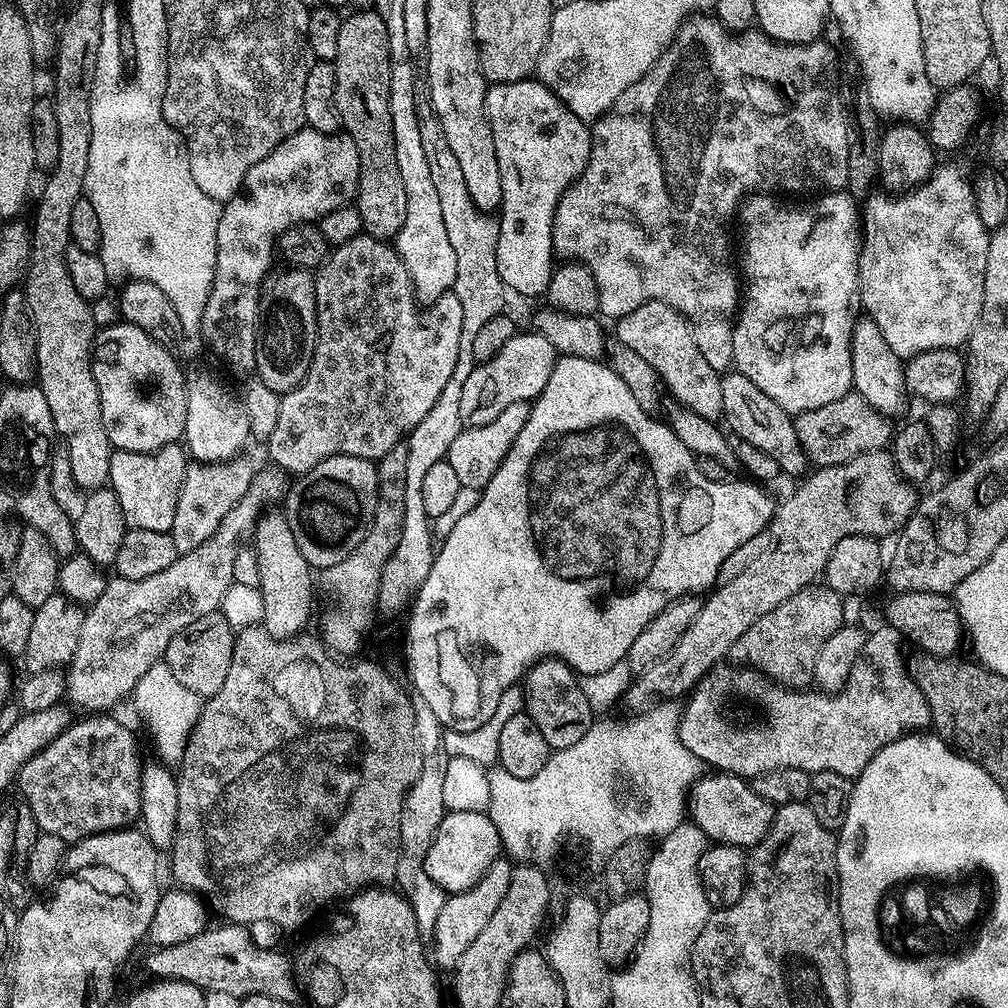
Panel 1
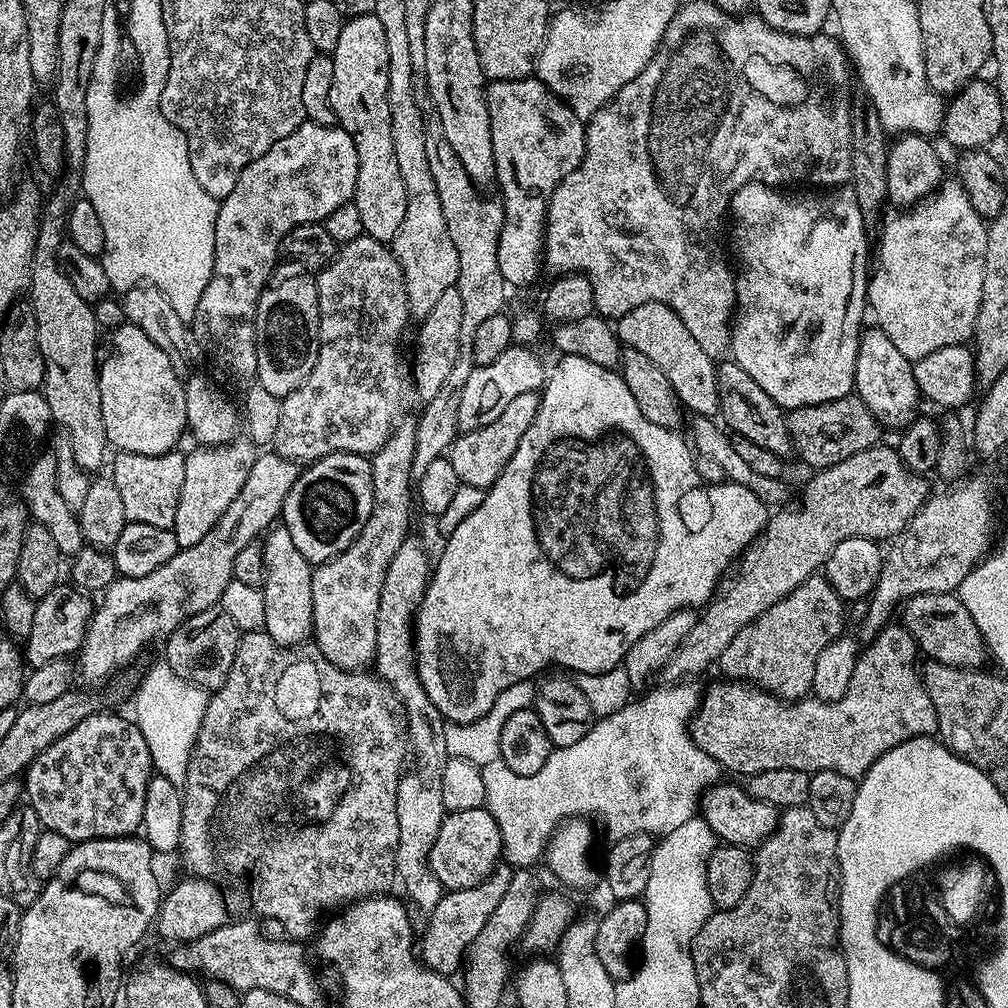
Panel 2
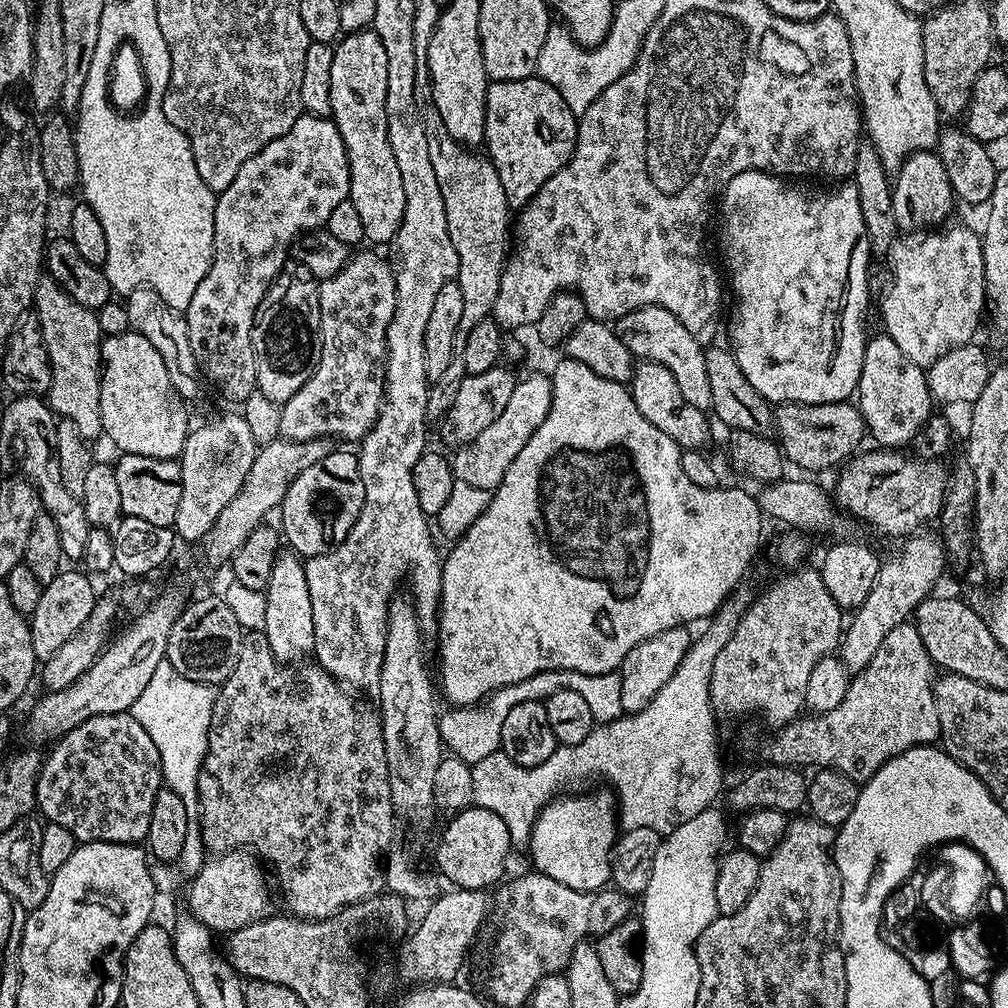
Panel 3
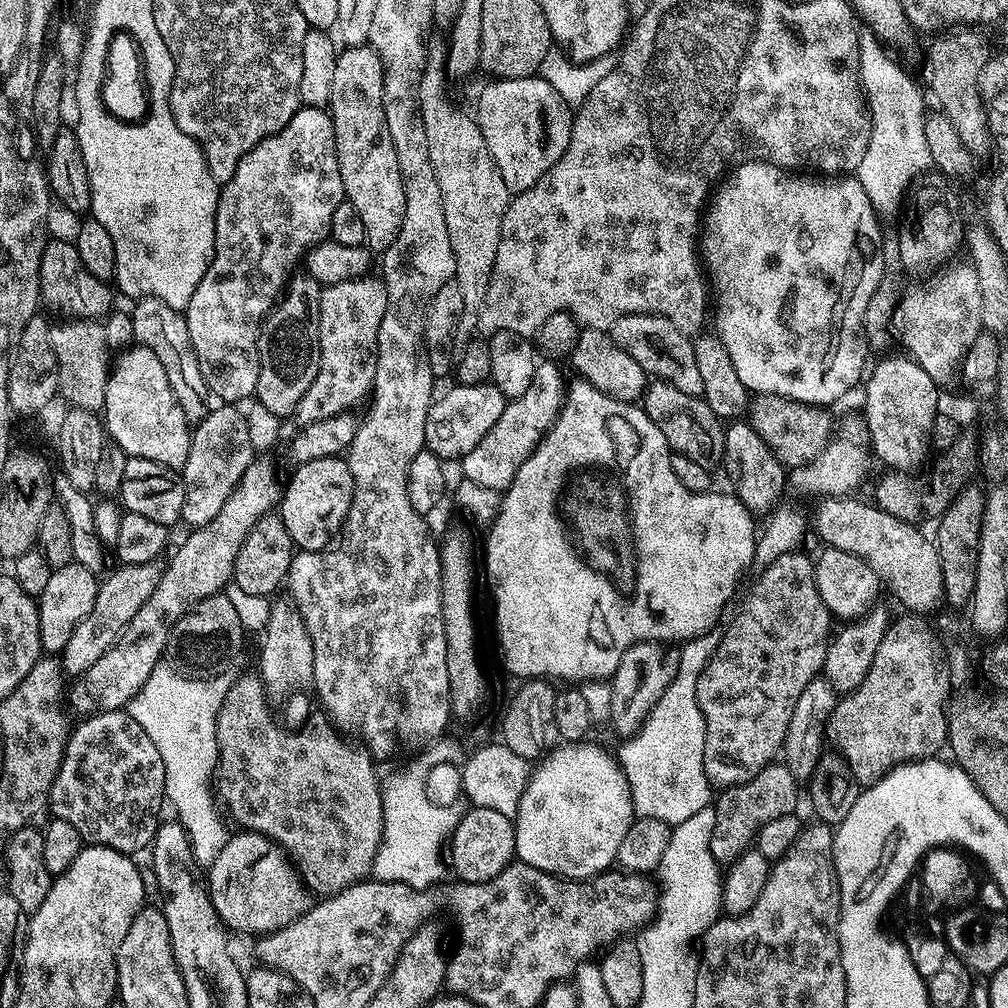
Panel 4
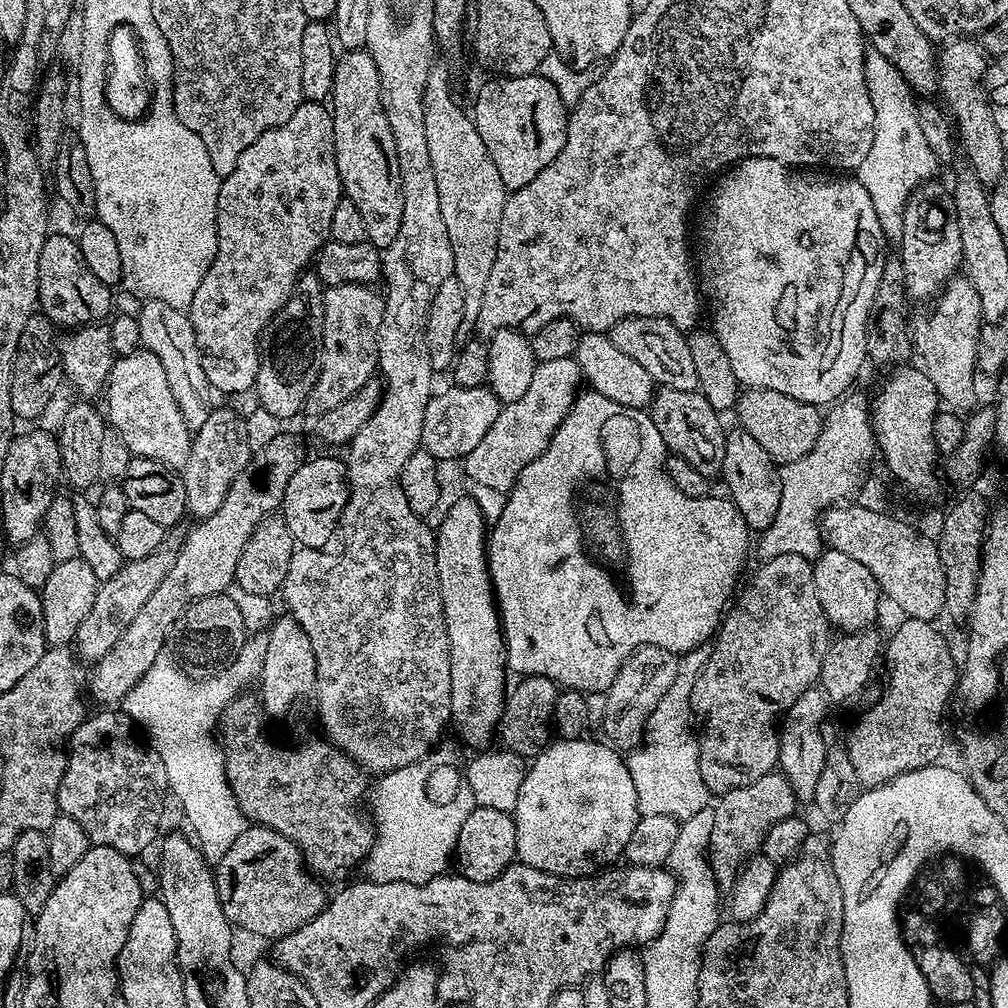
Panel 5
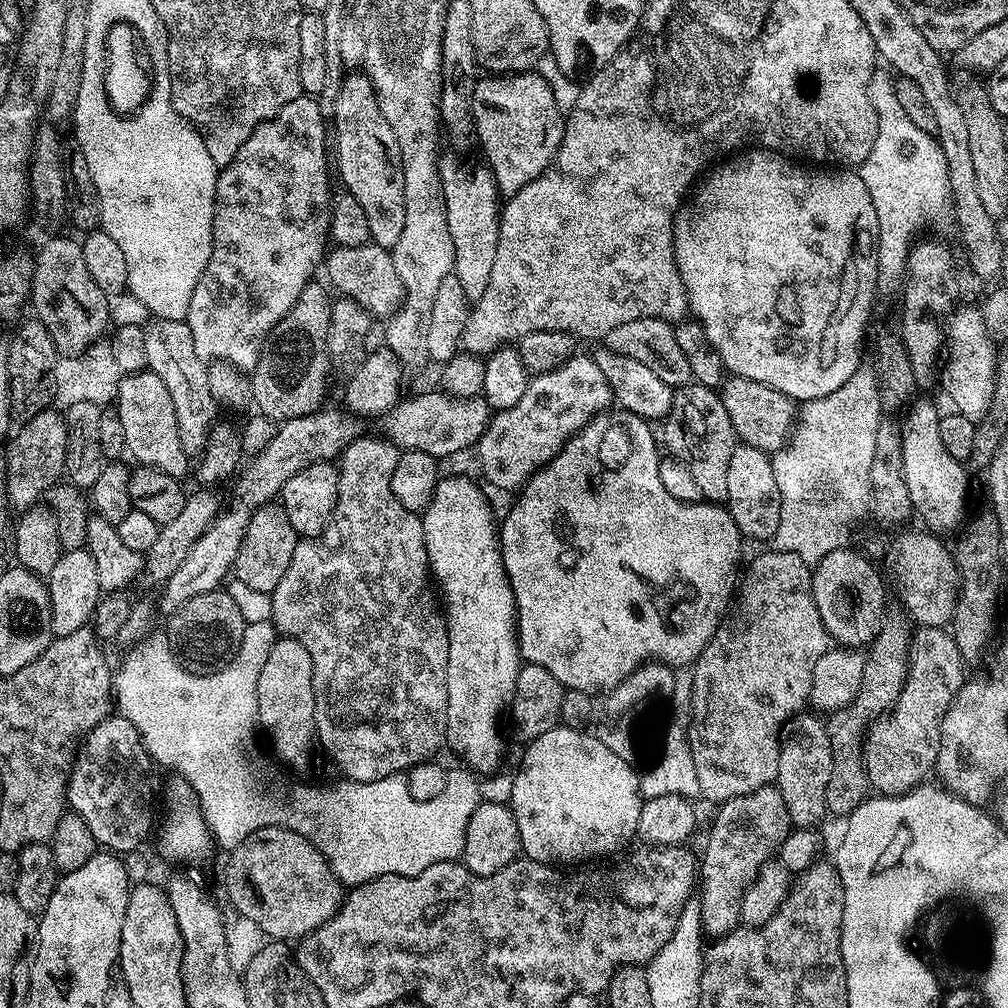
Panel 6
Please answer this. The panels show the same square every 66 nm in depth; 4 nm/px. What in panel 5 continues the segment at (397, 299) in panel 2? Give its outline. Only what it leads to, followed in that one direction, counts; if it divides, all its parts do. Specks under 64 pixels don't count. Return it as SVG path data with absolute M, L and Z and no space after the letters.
M337 284L325 287L323 294L323 350L321 352L321 368L318 382L307 396L305 411L309 417L315 418L324 412L336 408L342 402L350 399L354 393L373 379L379 360L377 358L378 327L381 326L384 313L384 299L376 294L373 287L362 284Z

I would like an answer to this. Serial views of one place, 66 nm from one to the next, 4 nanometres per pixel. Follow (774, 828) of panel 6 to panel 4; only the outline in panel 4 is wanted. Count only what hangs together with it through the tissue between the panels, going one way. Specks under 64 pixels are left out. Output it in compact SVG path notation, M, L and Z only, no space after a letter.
M773 762L758 770L758 774L750 778L750 782L733 784L731 788L723 789L714 800L716 822L711 838L711 850L716 863L721 866L731 864L743 852L753 847L758 830L766 822L770 822L773 818L793 815L797 811L796 803L799 802L800 796L802 800L801 788L801 781L797 780L787 764Z

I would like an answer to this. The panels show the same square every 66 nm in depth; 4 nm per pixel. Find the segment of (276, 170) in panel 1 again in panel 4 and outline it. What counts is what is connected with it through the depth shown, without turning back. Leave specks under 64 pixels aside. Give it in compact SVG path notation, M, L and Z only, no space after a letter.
M302 106L273 136L267 136L254 150L247 152L234 170L234 178L220 188L216 207L214 254L190 306L186 310L190 342L198 358L198 370L208 384L209 393L225 405L255 397L260 377L260 355L256 339L264 317L272 311L283 293L296 263L305 259L309 248L330 236L330 218L344 199L342 170L338 170L338 154L332 117L323 108Z

